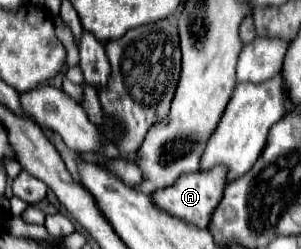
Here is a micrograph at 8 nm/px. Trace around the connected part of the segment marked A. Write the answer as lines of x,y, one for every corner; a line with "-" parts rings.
219,167
215,171
197,171
197,173
181,175
173,185
153,191
151,199
153,199
155,207
161,207
169,215
173,215
185,223
191,223
199,229
207,229
211,211
219,205
225,185
227,185
227,179
223,179
223,167

